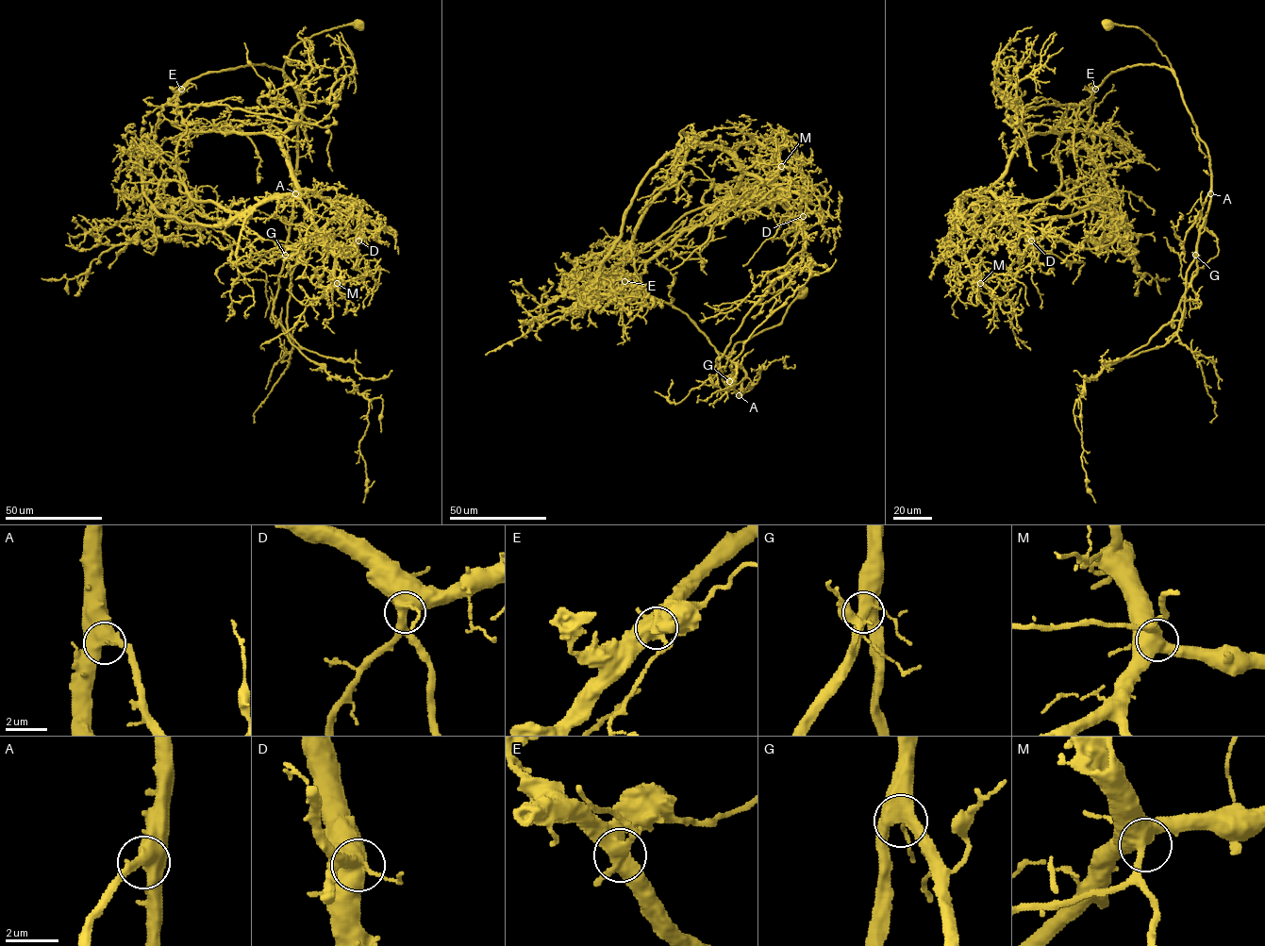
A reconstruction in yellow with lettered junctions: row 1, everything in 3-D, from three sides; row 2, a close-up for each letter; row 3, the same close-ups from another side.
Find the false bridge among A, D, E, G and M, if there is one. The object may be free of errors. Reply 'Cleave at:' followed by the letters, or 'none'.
Cleave at: E

